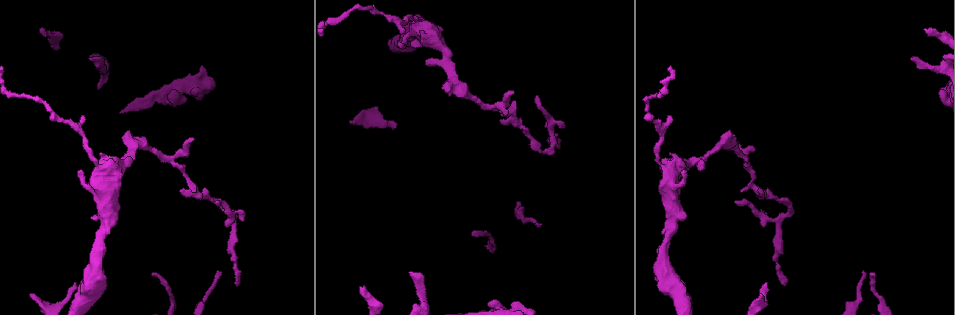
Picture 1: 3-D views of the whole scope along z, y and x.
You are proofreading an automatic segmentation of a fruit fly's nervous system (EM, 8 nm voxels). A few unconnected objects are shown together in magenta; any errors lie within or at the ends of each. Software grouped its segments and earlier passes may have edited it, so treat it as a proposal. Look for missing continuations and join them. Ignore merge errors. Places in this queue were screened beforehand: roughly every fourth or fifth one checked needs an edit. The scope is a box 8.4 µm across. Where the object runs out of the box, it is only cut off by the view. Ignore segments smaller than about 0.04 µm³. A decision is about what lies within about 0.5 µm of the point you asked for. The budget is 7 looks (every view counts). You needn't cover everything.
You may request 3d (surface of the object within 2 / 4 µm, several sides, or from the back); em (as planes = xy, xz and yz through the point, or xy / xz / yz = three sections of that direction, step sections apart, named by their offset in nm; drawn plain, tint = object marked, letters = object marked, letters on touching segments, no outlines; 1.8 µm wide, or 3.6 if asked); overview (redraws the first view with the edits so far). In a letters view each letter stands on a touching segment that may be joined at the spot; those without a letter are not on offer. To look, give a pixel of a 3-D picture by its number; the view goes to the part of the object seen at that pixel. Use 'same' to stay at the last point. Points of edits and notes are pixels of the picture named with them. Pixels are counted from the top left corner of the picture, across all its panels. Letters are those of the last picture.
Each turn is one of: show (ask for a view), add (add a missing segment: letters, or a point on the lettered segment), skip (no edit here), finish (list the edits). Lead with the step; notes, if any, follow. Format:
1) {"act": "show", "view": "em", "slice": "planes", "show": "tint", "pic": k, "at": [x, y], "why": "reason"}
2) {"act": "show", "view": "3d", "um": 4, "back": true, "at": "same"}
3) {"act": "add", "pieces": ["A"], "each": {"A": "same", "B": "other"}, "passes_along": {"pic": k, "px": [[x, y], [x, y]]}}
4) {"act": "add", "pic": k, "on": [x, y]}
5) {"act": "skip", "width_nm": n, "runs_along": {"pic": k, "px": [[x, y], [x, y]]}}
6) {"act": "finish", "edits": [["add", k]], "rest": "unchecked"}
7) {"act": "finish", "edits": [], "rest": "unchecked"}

{"act": "show", "view": "em", "slice": "yz", "step": 16, "show": "letters", "pic": 1, "at": [735, 201], "why": "an open end"}

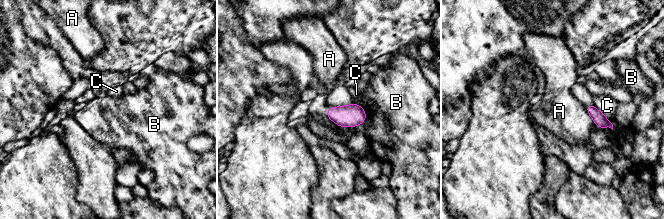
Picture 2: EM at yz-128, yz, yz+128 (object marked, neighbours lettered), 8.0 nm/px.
{"act": "show", "view": "em", "slice": "planes", "show": "letters", "at": "same", "why": "another direction"}

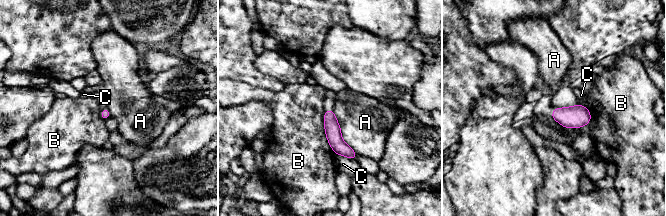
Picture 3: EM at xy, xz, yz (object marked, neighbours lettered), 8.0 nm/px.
{"act": "skip", "each": {"A": "other", "B": "other", "C": "other"}, "border": {"pic": 3, "px": [[332, 110], [341, 138], [357, 154]]}, "found": "none of them fits"}

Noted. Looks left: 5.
{"act": "show", "view": "em", "slice": "planes", "show": "letters", "pic": 1, "at": [401, 31], "why": "tapers out"}

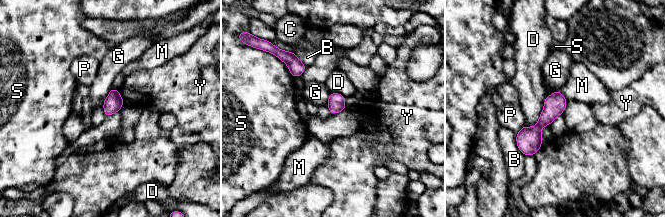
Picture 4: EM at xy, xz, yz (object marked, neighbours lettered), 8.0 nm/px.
{"act": "skip", "width_nm": 140, "each": {"B": "other", "C": "other", "D": "other", "G": "other", "M": "other", "P": "other", "S": "other", "Y": "other"}, "border": {"pic": 4, "px": [[112, 87], [102, 103]]}, "found": "no lettered segment goes on from it"}

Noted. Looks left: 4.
{"act": "show", "view": "em", "slice": "yz", "step": 4, "show": "tint", "pic": 1, "at": [448, 91], "why": "an open end"}

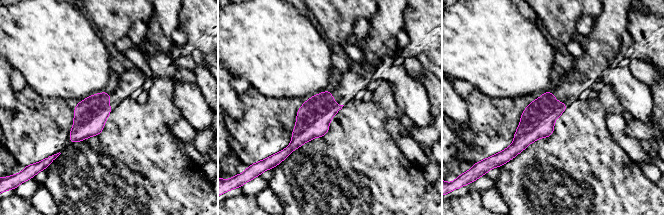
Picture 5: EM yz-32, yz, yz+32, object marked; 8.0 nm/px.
{"act": "show", "view": "em", "slice": "planes", "show": "letters", "at": "same", "why": "another direction"}

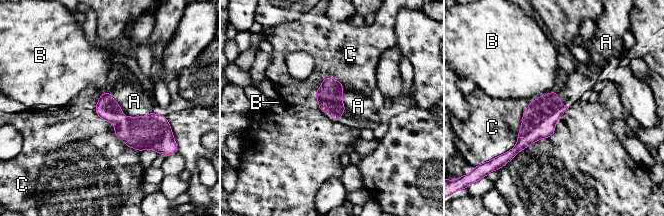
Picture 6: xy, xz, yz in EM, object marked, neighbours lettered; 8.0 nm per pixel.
{"act": "add", "pieces": ["A"], "width_nm": 170, "each": {"A": "same", "B": "other", "C": "other"}, "passes_along": {"pic": 6, "px": [[153, 131], [139, 117], [134, 101]]}, "found": "it goes on there"}

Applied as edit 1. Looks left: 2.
{"act": "finish", "edits": [["add", 6]], "rest": "unchecked"}

